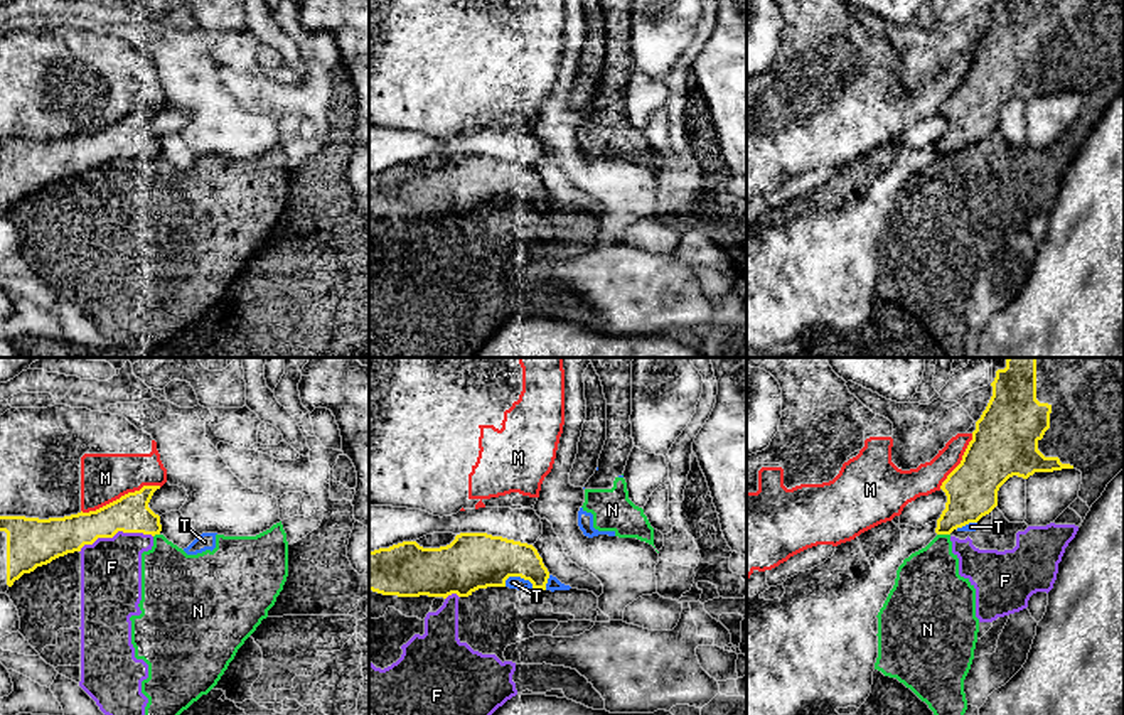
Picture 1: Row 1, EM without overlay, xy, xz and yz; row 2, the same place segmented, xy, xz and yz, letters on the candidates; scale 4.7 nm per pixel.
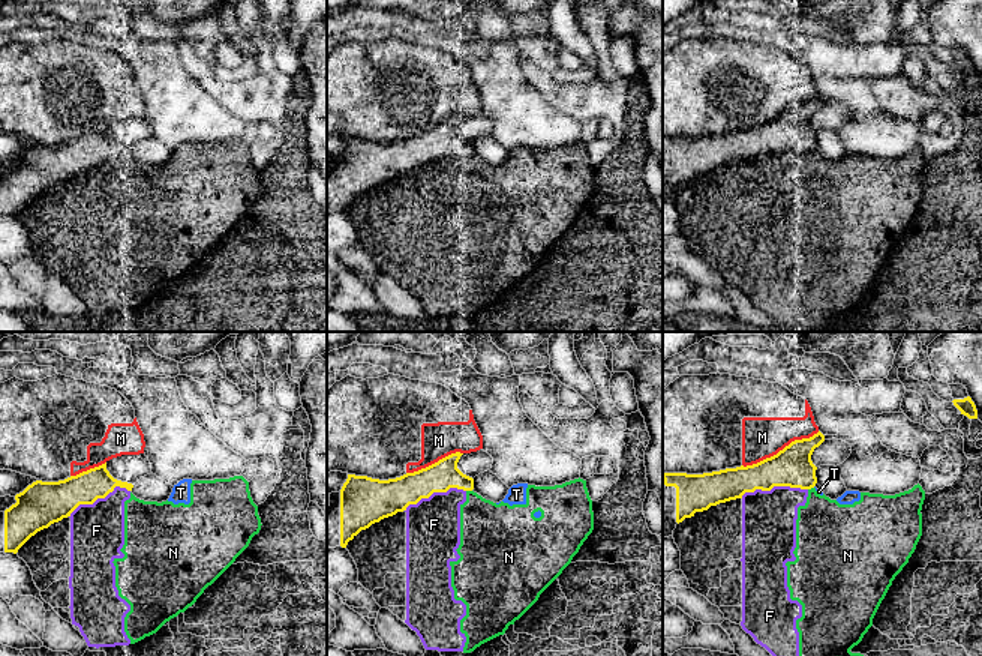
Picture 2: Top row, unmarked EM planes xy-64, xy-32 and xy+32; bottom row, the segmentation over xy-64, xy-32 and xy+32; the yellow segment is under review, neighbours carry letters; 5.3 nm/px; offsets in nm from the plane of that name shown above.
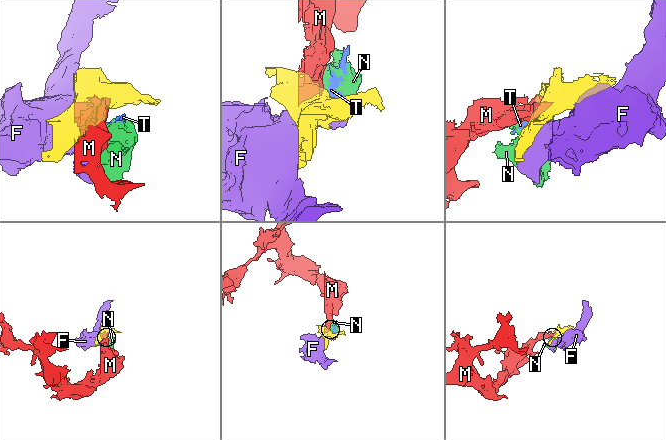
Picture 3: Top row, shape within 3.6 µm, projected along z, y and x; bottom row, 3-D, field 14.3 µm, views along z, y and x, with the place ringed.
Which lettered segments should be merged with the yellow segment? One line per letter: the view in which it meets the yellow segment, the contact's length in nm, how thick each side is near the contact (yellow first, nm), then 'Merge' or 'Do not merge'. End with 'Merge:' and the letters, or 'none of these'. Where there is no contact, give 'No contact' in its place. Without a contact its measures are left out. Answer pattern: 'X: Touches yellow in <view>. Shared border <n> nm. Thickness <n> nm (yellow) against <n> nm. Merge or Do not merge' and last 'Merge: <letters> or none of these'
F: Touches yellow in xy. Shared border 360 nm. Thickness 180 nm (yellow) against 280 nm. Do not merge
M: Touches yellow in xy. Shared border 400 nm. Thickness 180 nm (yellow) against 240 nm. Do not merge
N: Touches yellow in yz. Shared border 60 nm. Thickness 240 nm (yellow) against 300 nm. Do not merge
T: Touches yellow in xz. Shared border 150 nm. Thickness 280 nm (yellow) against 60 nm. Do not merge
Merge: none of these

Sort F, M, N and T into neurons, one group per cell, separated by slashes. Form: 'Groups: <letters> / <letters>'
Groups: F N T / M

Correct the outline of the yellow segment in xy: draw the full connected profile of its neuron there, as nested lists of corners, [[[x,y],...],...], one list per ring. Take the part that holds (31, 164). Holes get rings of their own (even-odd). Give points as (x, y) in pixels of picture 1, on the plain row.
[[[143,108],[96,133],[64,140],[0,138],[0,216],[24,196],[81,174],[98,160],[113,160],[118,153],[160,157],[160,138],[148,130],[157,111]]]

